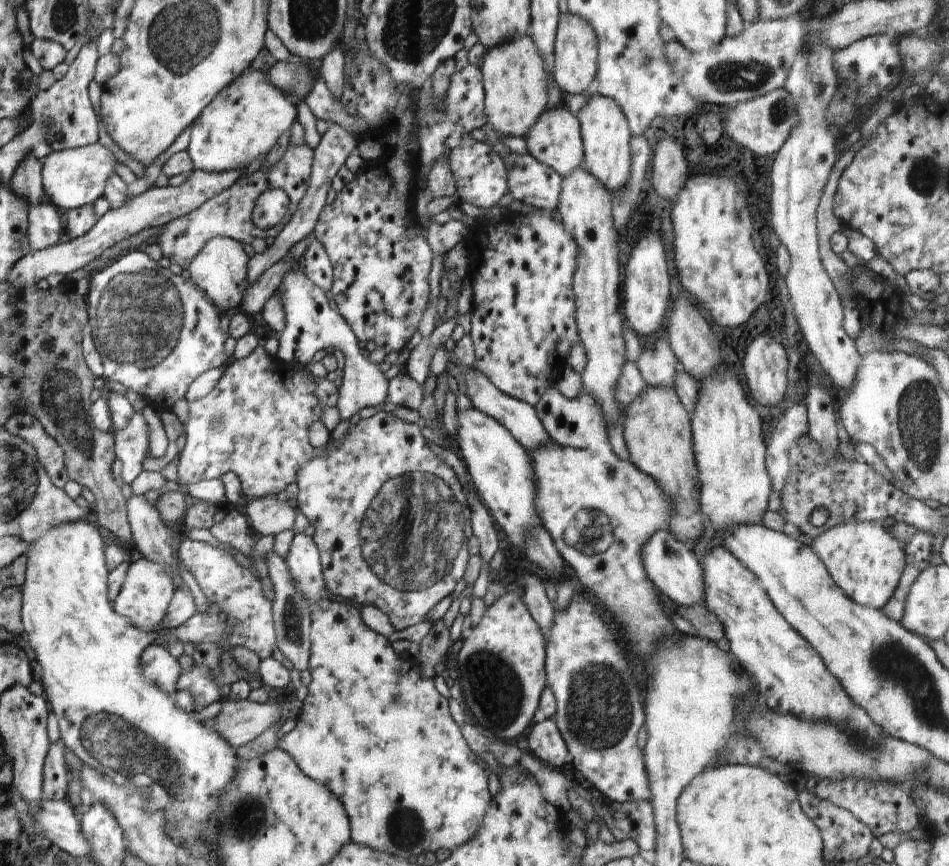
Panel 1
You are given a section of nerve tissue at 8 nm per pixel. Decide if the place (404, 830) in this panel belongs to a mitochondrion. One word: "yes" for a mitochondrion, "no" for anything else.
yes

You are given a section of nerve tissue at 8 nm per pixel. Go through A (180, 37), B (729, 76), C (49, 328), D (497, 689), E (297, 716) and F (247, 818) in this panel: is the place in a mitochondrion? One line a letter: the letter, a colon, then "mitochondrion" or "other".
A: mitochondrion
B: mitochondrion
C: other
D: mitochondrion
E: other
F: mitochondrion

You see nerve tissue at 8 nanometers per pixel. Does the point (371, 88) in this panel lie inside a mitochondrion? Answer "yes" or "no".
no

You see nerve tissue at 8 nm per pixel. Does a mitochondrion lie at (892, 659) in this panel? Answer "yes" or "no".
yes

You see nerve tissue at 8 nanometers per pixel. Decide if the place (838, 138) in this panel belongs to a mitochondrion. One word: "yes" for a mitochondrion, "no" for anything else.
no

